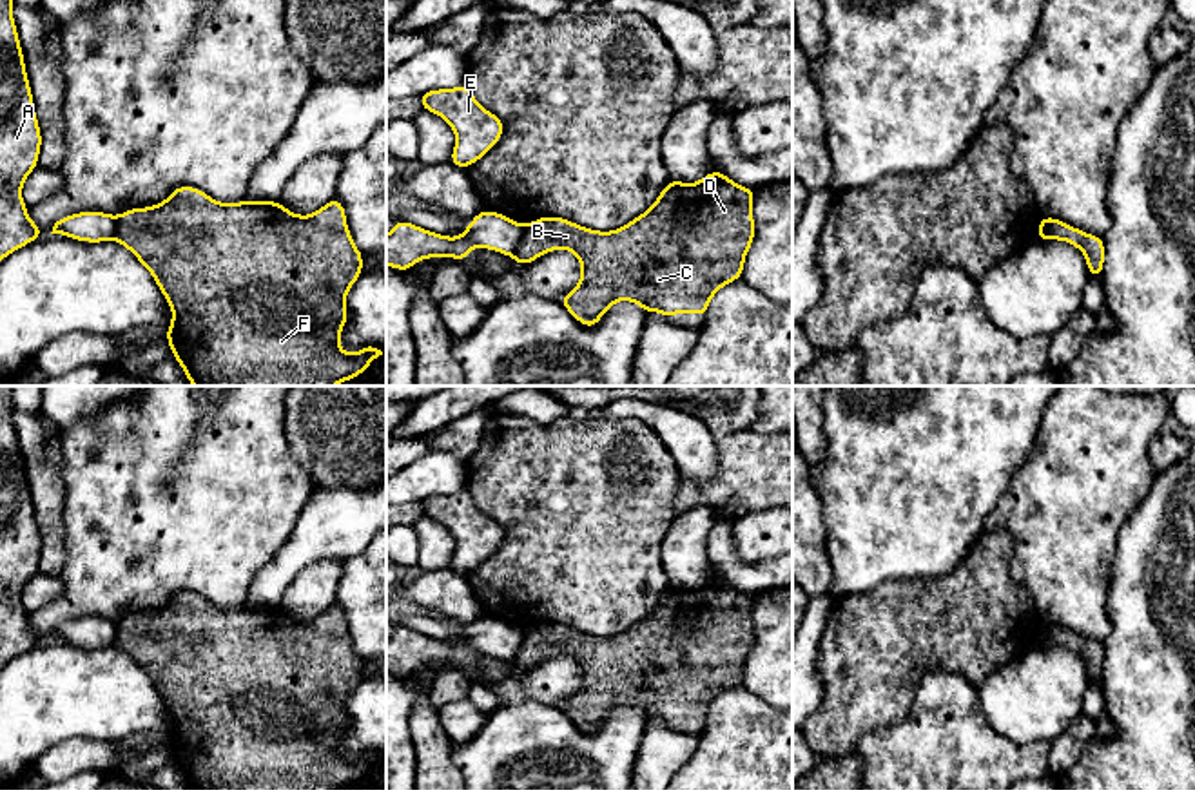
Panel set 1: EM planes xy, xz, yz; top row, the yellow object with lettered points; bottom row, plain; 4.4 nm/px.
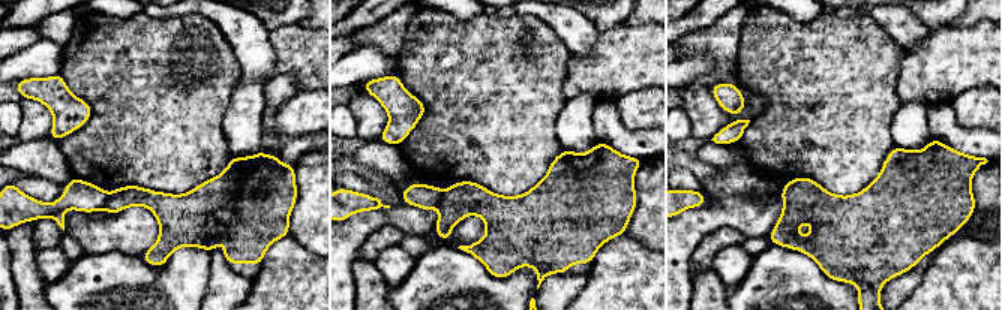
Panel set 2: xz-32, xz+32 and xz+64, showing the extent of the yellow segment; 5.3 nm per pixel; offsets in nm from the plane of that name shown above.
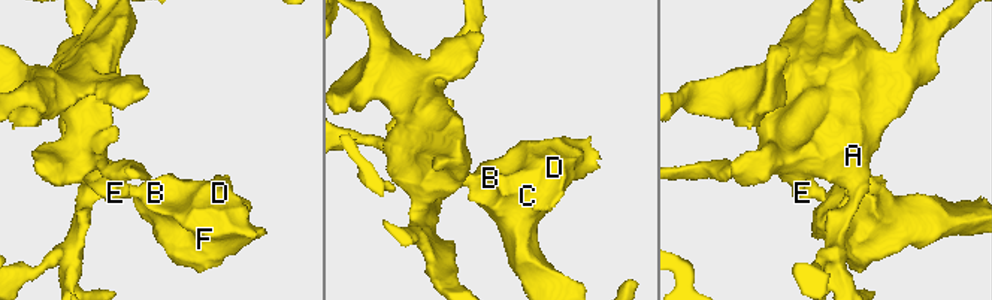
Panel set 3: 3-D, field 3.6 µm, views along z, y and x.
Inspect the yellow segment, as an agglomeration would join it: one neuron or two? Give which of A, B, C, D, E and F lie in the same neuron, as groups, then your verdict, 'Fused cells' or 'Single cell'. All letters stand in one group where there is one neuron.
Groups: A E / B C D F. Fused cells

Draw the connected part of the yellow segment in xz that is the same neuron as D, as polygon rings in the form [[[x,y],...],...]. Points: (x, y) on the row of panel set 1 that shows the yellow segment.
[[[714,169],[696,183],[669,179],[644,214],[611,232],[591,230],[559,216],[531,221],[524,226],[513,261],[524,266],[551,250],[571,250],[582,275],[559,303],[586,328],[597,326],[617,301],[631,301],[646,315],[658,310],[666,321],[673,313],[698,313],[705,319],[713,295],[742,279],[756,234],[754,196],[756,188],[740,187]]]

